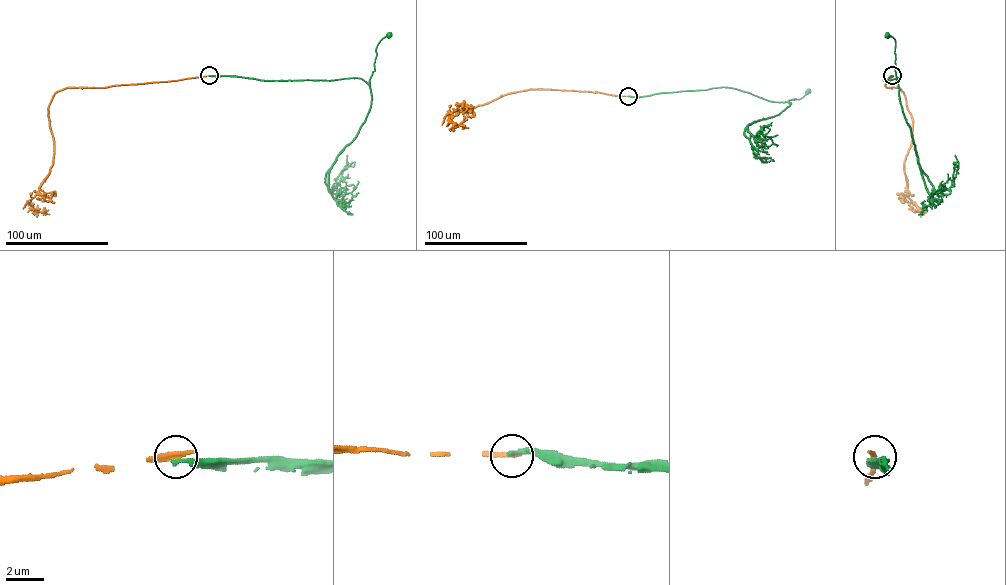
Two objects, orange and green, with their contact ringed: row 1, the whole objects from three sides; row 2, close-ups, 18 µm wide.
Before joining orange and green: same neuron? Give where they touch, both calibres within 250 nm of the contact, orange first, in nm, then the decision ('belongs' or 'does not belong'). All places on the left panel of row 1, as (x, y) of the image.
(209, 75) | 380/260 nm | does not belong

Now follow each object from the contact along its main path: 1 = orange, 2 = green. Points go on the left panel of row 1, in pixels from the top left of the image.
1: (209, 75), (58, 90), (48, 107), (53, 144), (52, 165), (31, 200), (36, 211), (44, 211)
2: (209, 75), (268, 80), (356, 78), (369, 85), (374, 70), (376, 48), (389, 35)

